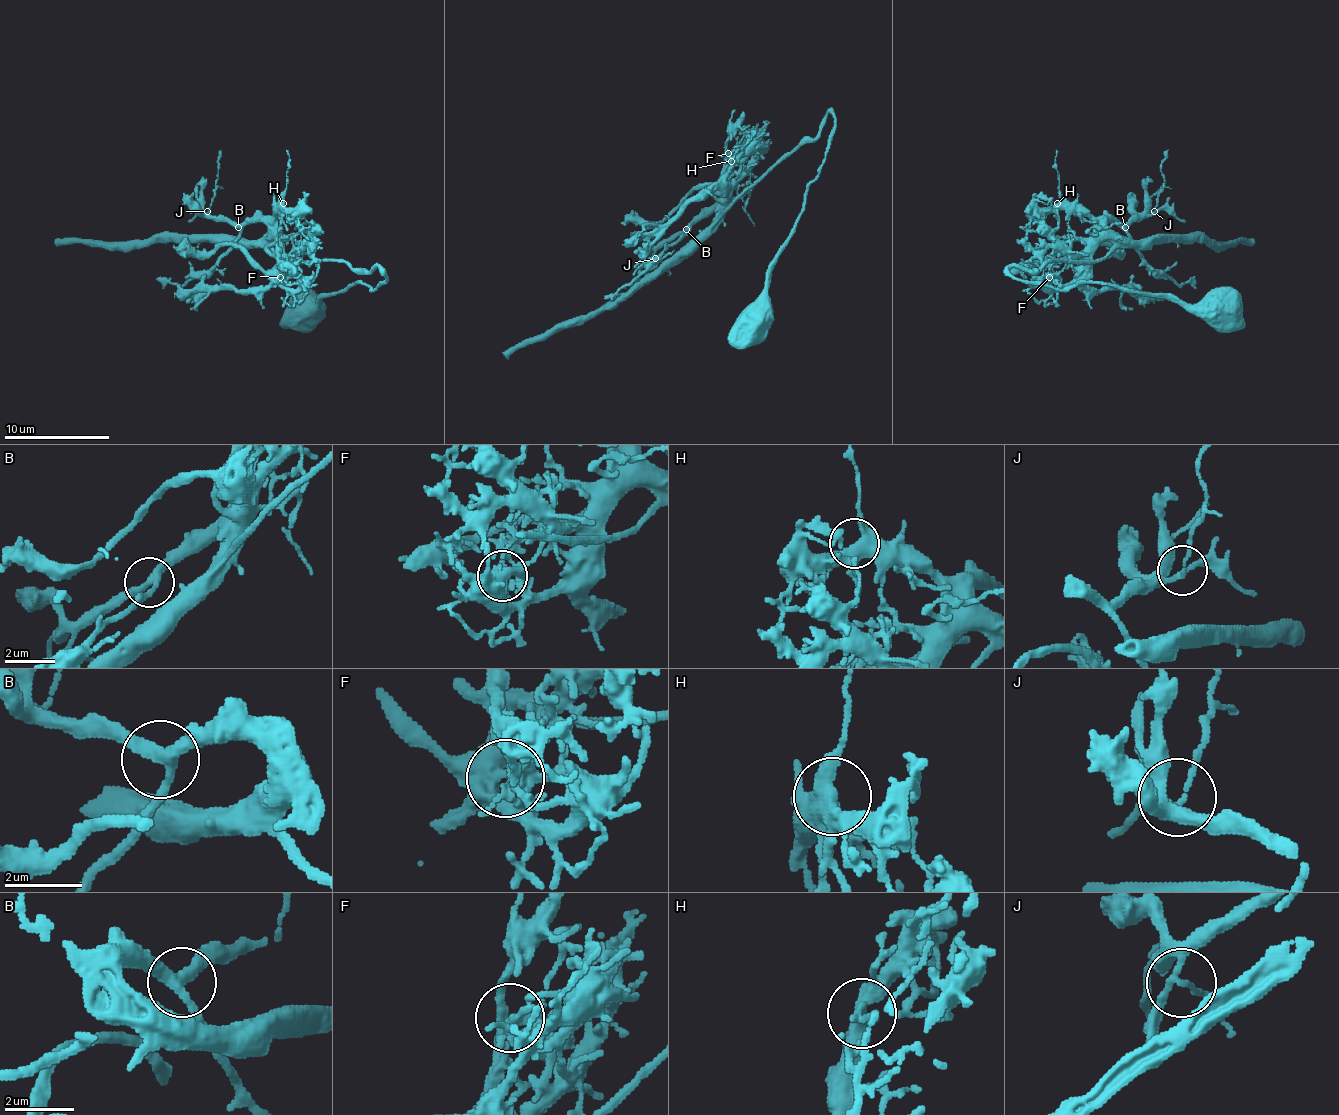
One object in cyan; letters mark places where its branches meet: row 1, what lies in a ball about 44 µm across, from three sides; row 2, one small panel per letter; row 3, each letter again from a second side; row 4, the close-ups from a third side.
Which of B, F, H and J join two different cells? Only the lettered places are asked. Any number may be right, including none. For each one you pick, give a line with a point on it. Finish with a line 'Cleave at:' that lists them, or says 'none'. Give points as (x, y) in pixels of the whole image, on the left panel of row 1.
Cleave at: none

